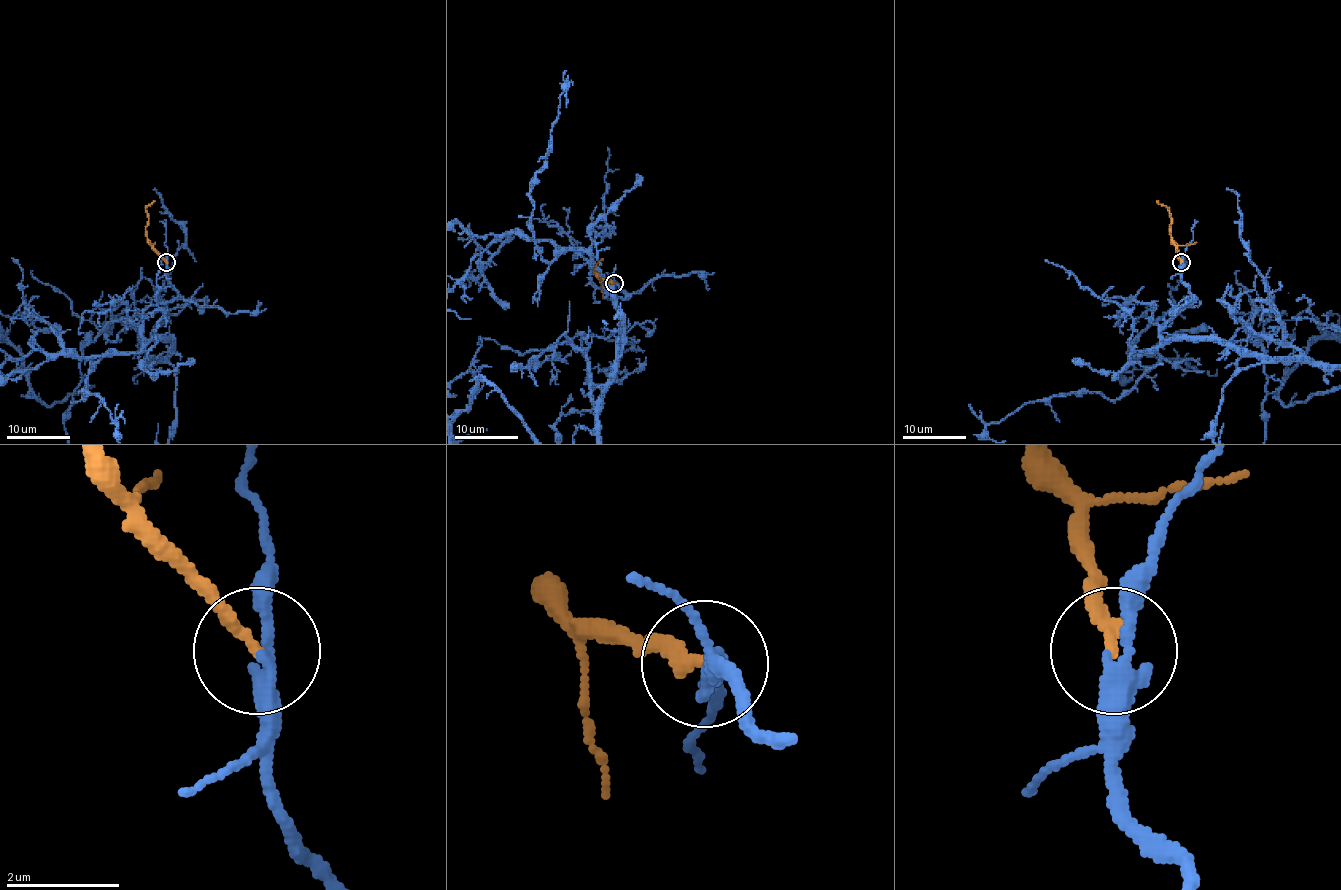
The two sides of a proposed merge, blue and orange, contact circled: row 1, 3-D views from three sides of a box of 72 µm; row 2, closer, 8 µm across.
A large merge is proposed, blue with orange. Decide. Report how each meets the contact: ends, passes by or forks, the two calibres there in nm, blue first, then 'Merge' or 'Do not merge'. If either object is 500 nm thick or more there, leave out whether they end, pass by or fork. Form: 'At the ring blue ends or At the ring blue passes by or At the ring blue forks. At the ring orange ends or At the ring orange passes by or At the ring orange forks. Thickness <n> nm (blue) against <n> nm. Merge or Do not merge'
At the ring blue passes by. At the ring orange ends. Thickness 240 nm (blue) against 240 nm. Merge

